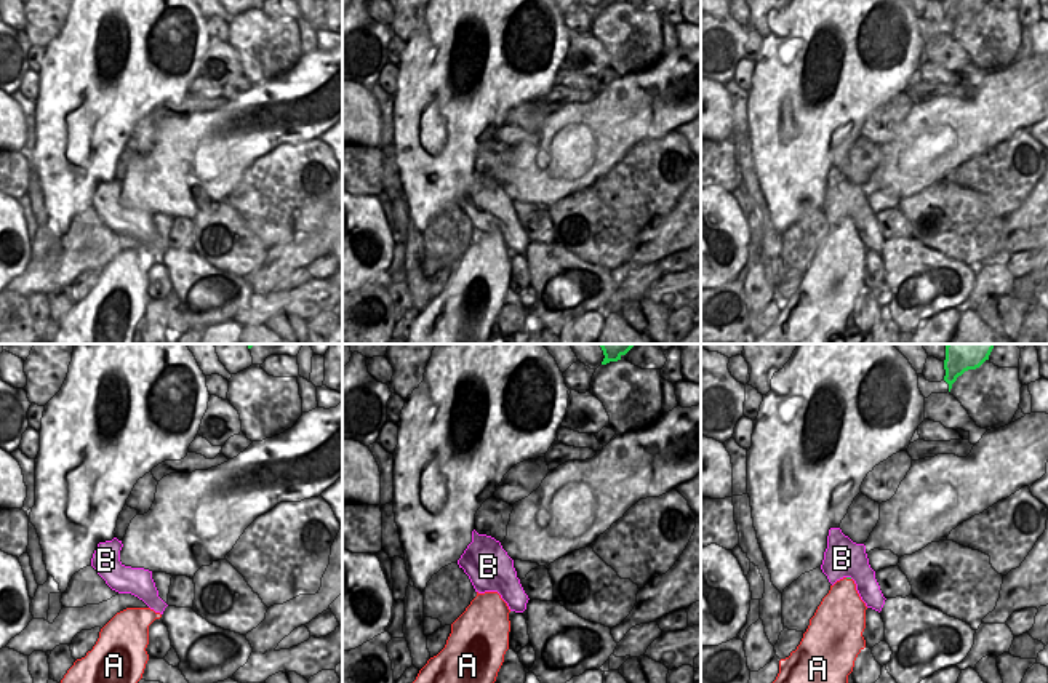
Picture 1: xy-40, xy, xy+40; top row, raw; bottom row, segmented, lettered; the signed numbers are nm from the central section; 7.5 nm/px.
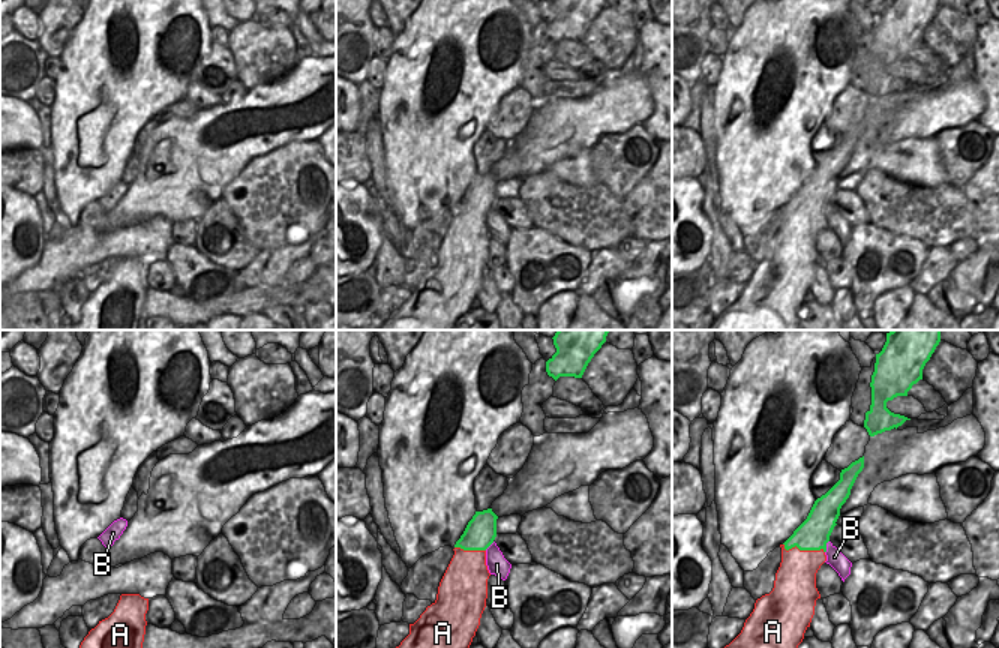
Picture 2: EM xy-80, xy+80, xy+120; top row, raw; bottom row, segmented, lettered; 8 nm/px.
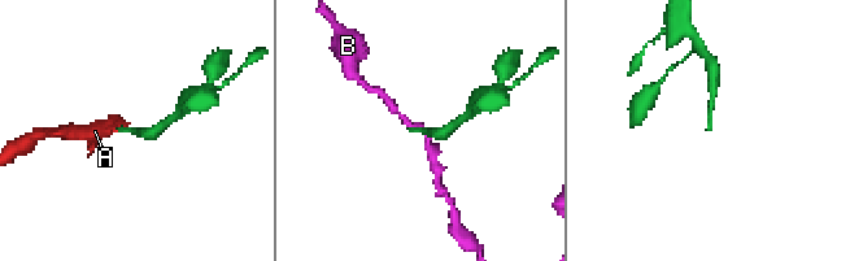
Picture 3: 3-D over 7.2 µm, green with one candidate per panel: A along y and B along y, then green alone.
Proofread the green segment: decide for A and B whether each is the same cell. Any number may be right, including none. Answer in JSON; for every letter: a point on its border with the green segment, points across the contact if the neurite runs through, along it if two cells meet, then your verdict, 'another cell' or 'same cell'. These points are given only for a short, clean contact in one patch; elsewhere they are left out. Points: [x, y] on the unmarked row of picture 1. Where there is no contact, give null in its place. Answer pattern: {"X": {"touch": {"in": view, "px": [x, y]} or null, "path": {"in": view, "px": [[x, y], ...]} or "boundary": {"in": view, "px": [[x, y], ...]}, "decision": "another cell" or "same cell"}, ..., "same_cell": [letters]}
{"A": {"touch": {"in": "xy+40", "px": [848, 219]}, "path": {"in": "xy+40", "px": [[847, 219], [848, 219], [842, 251]]}, "decision": "same cell"}, "B": {"touch": {"in": "xy+40", "px": [850, 219]}, "boundary": {"in": "xy+40", "px": [[847, 218], [852, 219]]}, "decision": "another cell"}, "same_cell": ["A"]}

